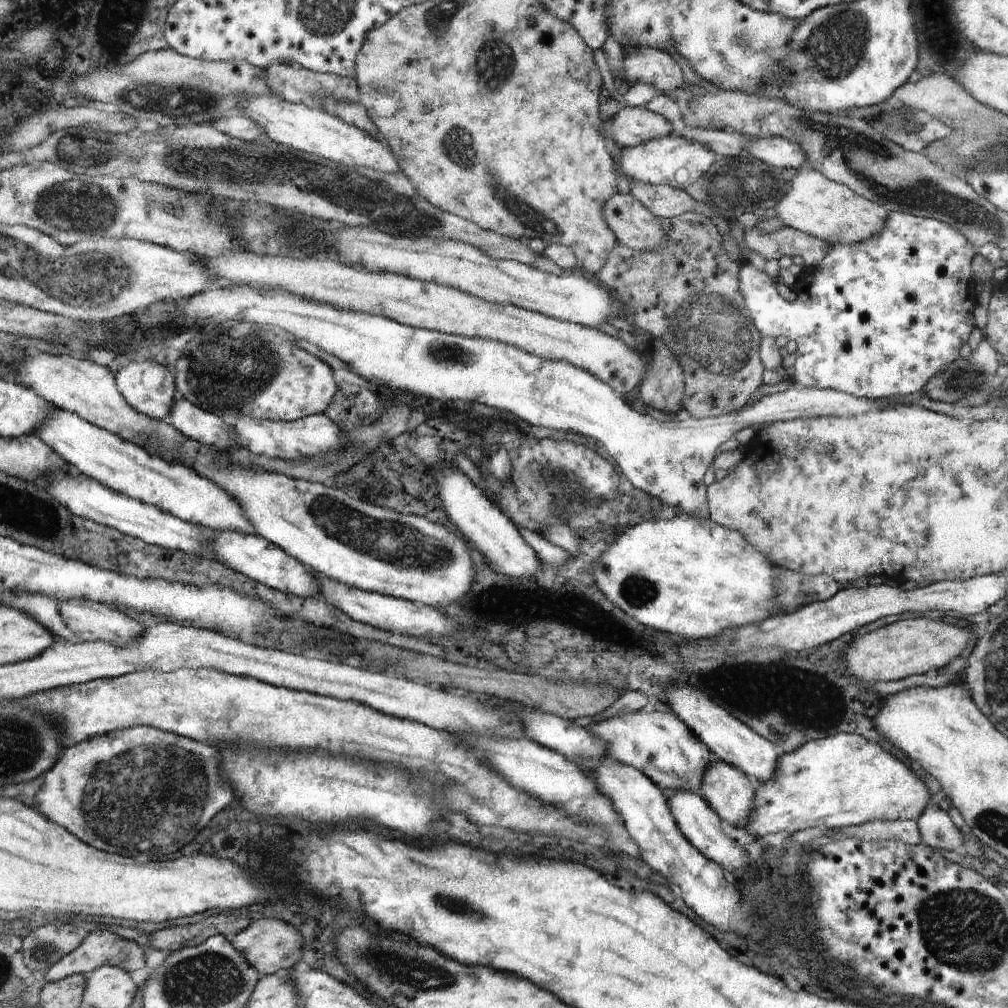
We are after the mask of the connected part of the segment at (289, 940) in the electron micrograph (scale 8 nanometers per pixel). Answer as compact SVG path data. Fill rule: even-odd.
M258 918L251 920L250 924L232 936L229 940L245 959L250 967L256 968L261 976L274 975L278 970L290 971L294 964L302 958L302 936L294 926L280 922L280 920L270 920L270 918Z

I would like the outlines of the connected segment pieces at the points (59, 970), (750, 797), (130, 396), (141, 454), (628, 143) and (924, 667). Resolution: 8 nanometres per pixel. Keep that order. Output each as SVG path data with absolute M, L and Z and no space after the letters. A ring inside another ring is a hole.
M90 931L82 945L78 946L78 949L66 954L66 957L63 957L57 965L50 966L50 969L44 973L44 980L45 983L52 983L74 974L88 976L94 970L101 969L105 965L128 970L129 972L140 970L140 968L144 968L144 952L136 942L125 940L116 934L112 934L112 932Z
M713 758L713 764L706 773L705 784L699 789L699 794L703 800L710 806L711 810L716 812L720 820L728 822L734 828L746 830L746 824L754 812L754 798L756 798L756 790L760 786L759 782L750 782L750 778L738 770L732 764L726 764L716 758Z
M119 356L121 364L113 370L116 375L118 391L125 396L126 402L130 404L138 413L147 417L170 423L170 414L173 411L174 402L176 402L176 388L174 388L174 378L172 372L160 364L152 364L152 360L145 362L136 362Z
M50 408L35 434L68 466L120 494L160 507L185 522L197 523L208 530L257 534L257 528L245 514L242 504L228 490L222 490L222 486L192 468L158 458L120 435L86 422L73 411Z
M622 107L606 122L606 141L618 147L634 147L652 138L672 135L672 122L644 107Z
M912 618L900 620L868 634L862 634L850 642L846 653L846 666L850 666L850 674L858 674L862 682L899 681L909 676L920 676L929 670L940 672L950 660L960 656L968 646L970 638L975 635L970 628L960 628L948 624L943 619Z

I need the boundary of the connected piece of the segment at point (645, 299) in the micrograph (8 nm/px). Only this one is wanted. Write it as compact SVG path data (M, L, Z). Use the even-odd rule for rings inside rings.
M686 212L678 218L660 219L666 228L666 242L652 252L630 250L618 241L609 259L598 270L598 283L610 290L632 314L632 322L644 333L660 340L681 360L685 372L685 416L718 418L746 409L766 386L766 368L761 362L762 334L745 313L741 282L737 277L740 264L726 256L722 237L712 221L696 212Z

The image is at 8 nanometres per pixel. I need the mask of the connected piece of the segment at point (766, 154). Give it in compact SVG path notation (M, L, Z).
M748 137L748 146L744 146L743 155L752 156L776 168L802 168L807 164L806 152L792 140L781 137Z

